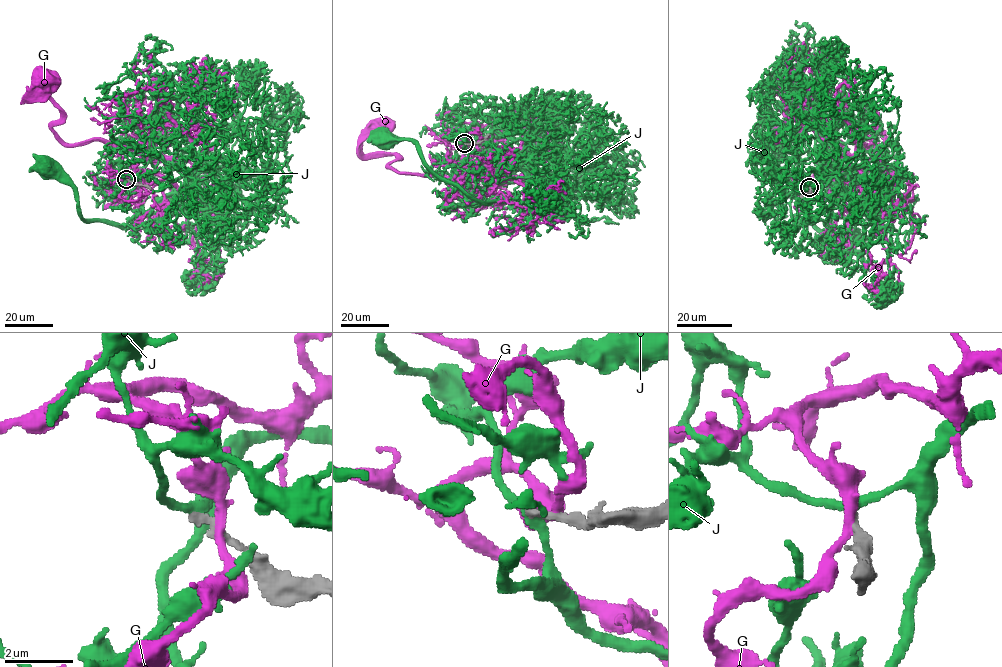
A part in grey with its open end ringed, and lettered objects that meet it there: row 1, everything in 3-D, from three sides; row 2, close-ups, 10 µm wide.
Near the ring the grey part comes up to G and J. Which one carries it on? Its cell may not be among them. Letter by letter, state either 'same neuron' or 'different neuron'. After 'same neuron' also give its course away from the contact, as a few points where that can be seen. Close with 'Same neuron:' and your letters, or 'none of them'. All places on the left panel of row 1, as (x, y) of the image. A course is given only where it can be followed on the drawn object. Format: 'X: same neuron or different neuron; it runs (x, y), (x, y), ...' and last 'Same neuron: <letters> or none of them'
G: different neuron
J: different neuron
Same neuron: none of them

